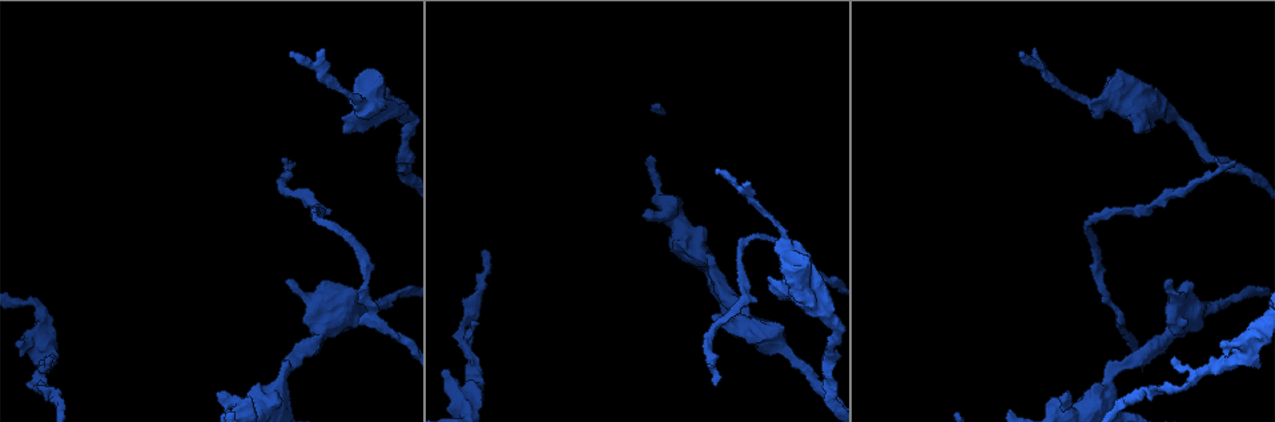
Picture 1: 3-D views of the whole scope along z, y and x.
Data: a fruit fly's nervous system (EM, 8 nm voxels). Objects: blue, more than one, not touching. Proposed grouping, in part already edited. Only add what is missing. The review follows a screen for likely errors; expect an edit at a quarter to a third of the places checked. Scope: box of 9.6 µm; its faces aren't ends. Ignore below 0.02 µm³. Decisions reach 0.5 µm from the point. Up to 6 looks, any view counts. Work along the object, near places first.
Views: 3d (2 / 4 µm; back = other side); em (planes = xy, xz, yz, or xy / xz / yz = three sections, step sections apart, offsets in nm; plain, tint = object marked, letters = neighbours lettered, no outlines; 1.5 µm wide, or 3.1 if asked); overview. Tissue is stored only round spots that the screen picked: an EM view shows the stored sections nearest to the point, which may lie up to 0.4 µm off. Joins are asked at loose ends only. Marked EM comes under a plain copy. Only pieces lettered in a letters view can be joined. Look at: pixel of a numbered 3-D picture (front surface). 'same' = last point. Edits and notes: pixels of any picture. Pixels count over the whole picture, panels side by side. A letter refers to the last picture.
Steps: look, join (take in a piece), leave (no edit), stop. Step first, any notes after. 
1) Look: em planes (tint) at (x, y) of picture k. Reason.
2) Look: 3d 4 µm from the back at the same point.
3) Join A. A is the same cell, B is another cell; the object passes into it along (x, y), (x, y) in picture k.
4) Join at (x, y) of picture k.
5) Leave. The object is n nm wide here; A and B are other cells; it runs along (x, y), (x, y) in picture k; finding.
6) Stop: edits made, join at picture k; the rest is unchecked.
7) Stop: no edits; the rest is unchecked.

Look: em yz step 8 (tint) at (1171, 358) of picture 1. An open end.

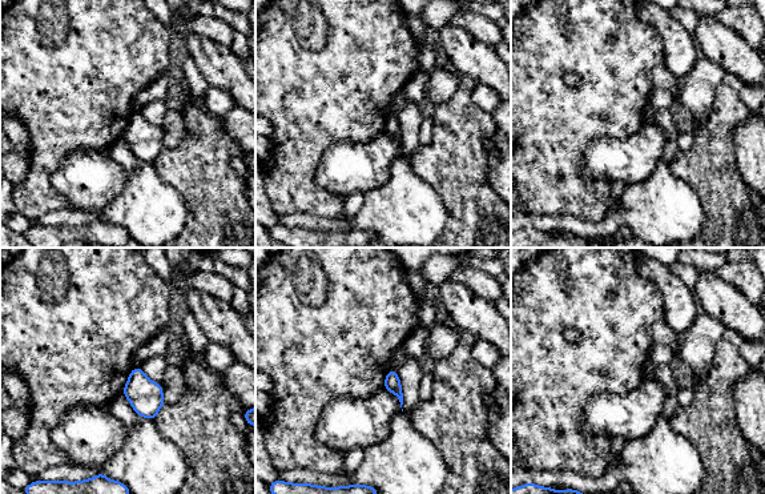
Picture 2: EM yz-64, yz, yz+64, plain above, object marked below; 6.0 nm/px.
Look: em planes (letters) at the same point.

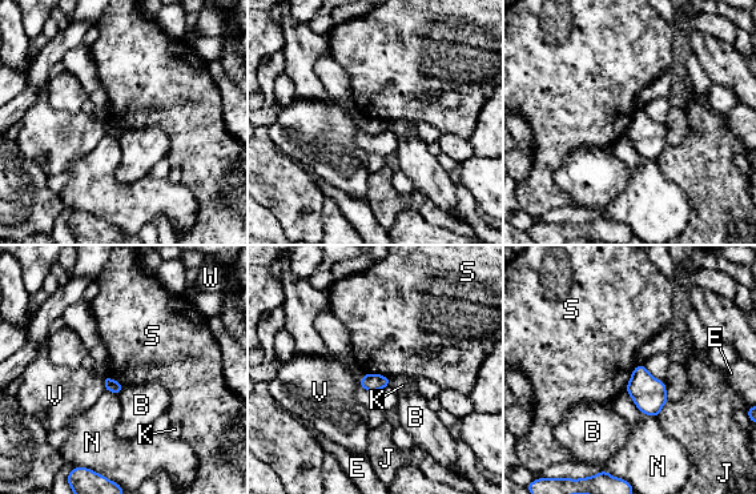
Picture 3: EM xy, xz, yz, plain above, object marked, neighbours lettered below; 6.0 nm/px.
Leave. The longest contact is with N, 260 nm; B, E, J, K, N, S, V and W are other cells; a border runs along (103, 376), (105, 389) in picture 3; none of them fits.

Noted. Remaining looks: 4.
Look: 3d 2 µm at (751, 183) of picture 1. An open end.

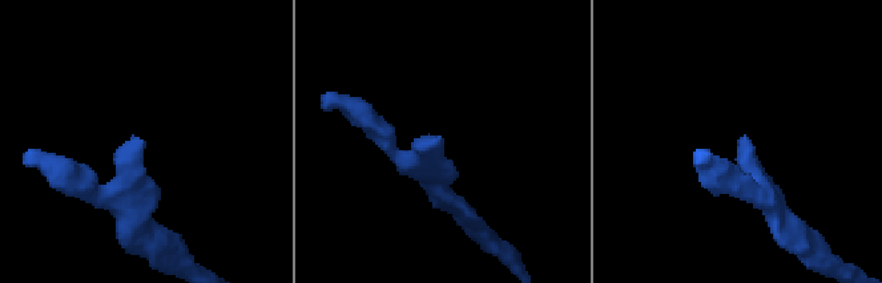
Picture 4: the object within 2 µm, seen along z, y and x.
Look: em planes (letters) at (745, 134) of picture 4. Shape alone is not enough.

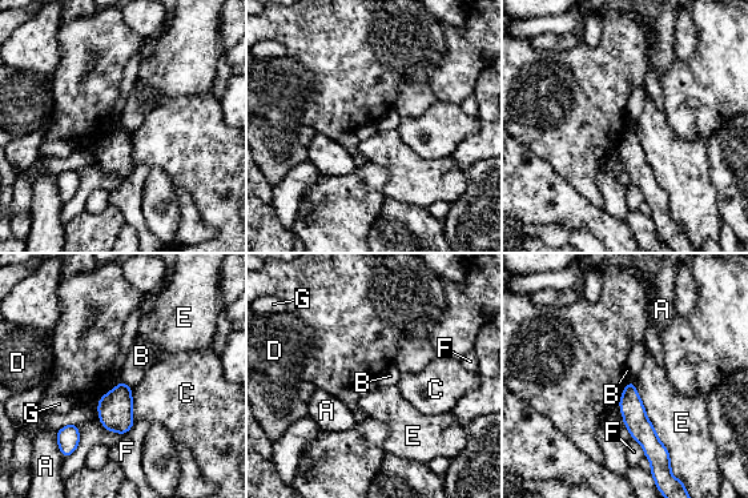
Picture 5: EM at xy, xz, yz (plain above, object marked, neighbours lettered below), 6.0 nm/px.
Leave. A, B, C, D, E, F and G are other cells; it runs along (630, 386), (635, 420), (658, 456) in picture 5; none of them fits.

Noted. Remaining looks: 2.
Look: 3d 4 µm at (1233, 162) of picture 1. End of a long branch.

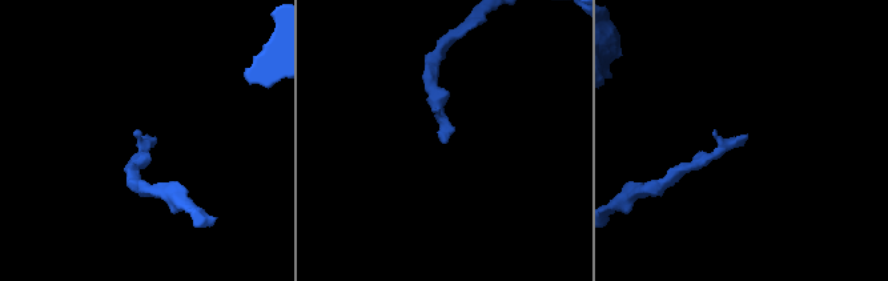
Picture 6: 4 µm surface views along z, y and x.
Look: em planes (letters) at (747, 135) of picture 6.

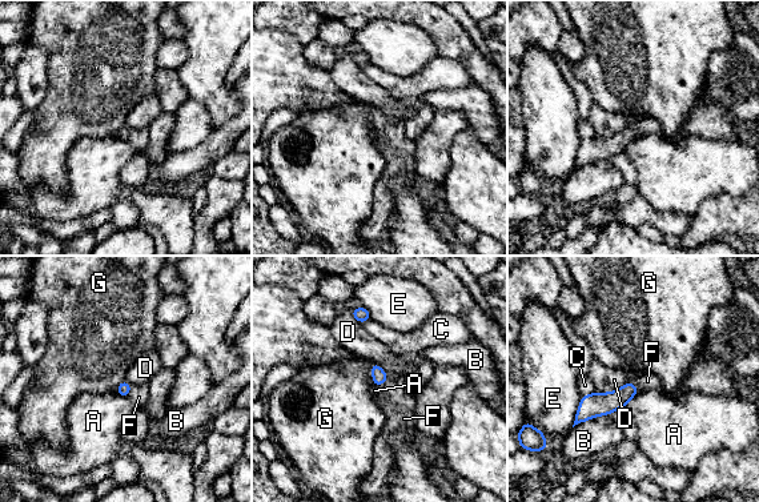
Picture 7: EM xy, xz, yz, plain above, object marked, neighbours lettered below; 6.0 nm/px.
Join F. F is the same cell, A, B, C, D, E and G are other cells; the object passes into it along (378, 374), (382, 382), (398, 406) in picture 7; it goes on there.

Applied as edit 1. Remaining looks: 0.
Stop: edits made, join at picture 7; the rest is unchecked.

